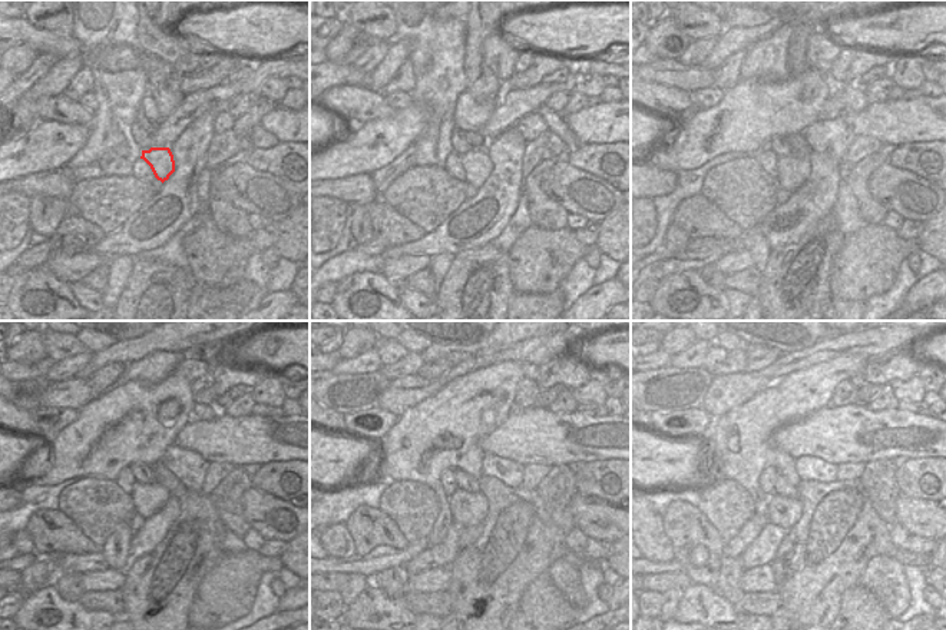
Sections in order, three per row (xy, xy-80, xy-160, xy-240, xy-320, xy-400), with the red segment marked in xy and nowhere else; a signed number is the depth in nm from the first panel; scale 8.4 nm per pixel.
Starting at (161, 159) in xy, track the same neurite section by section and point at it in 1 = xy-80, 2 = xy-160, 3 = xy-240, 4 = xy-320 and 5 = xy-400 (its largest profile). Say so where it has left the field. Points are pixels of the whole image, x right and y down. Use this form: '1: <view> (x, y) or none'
1: xy-80 (476, 163)
2: xy-160 (791, 172)
3: xy-240 (148, 498)
4: xy-320 (469, 510)
5: xy-400 (783, 511)

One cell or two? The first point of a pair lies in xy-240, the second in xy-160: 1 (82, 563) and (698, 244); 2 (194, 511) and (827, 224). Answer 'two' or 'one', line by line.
1: one
2: one

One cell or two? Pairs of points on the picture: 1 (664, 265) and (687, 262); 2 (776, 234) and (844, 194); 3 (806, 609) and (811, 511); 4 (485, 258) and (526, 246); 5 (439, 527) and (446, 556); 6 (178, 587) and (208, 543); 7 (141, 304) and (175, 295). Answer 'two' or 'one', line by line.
1: one
2: two
3: one
4: two
5: two
6: one
7: one

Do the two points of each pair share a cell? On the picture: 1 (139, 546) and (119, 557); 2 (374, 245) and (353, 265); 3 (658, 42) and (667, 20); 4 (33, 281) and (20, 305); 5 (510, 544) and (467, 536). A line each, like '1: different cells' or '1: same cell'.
1: different cells
2: different cells
3: same cell
4: same cell
5: different cells

